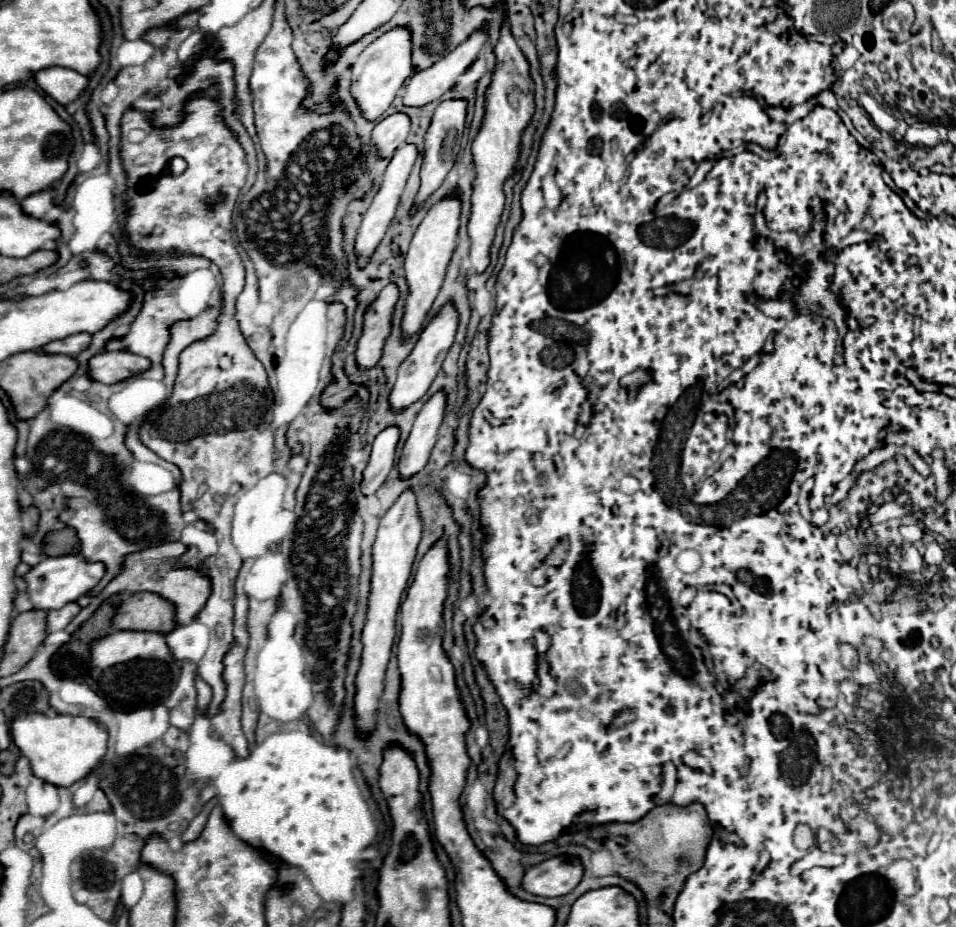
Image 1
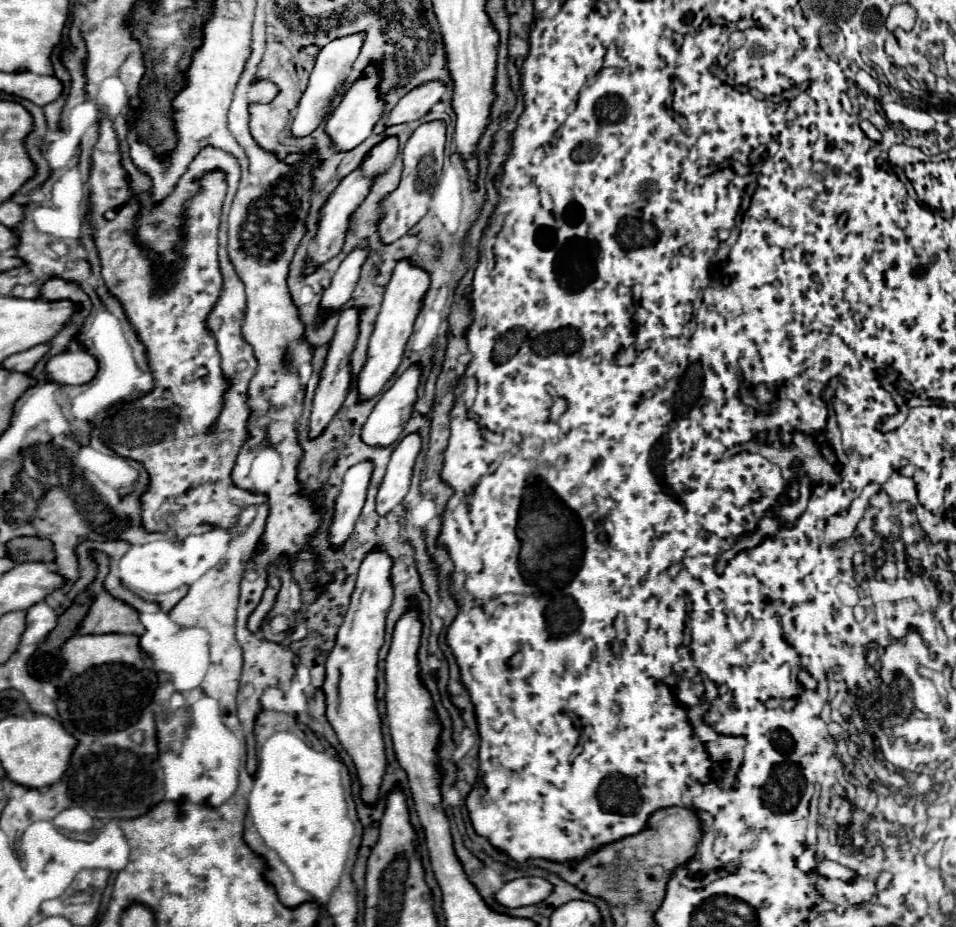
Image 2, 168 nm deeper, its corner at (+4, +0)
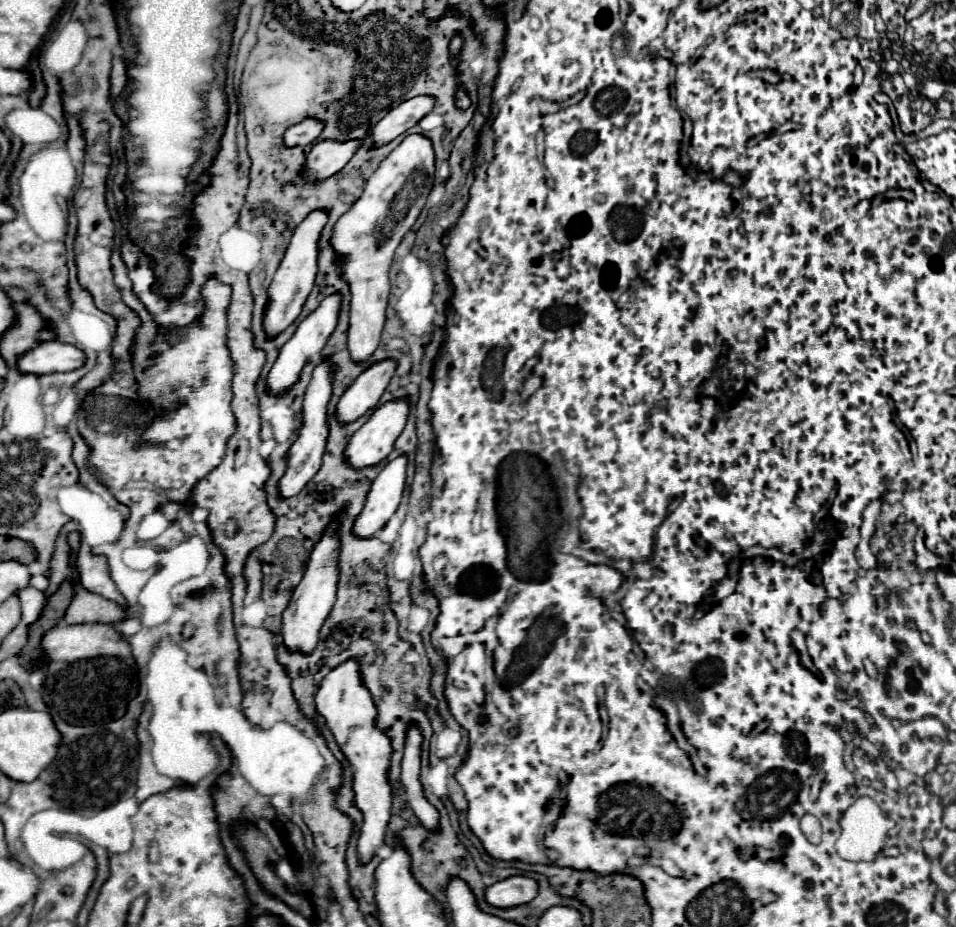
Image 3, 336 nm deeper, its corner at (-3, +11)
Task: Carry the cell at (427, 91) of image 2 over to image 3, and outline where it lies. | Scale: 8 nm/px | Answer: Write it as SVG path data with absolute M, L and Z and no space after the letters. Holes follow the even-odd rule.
M414 97L412 101L404 101L398 107L394 107L382 121L378 121L372 131L372 147L384 147L386 143L394 141L402 133L406 133L410 127L414 127L424 115L428 115L434 107L434 97Z

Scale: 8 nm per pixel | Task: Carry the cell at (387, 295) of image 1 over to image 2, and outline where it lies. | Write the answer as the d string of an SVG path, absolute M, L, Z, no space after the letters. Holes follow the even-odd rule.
M351 306L351 308L345 308L341 312L341 318L339 318L339 326L337 326L337 332L333 336L333 342L331 342L331 348L329 348L329 354L327 354L327 366L321 374L321 382L317 386L317 392L315 392L315 398L313 398L313 412L311 412L311 436L317 436L323 432L323 428L329 424L329 420L335 416L335 412L341 408L341 404L345 402L349 390L351 390L351 384L353 384L353 374L351 374L351 352L355 348L355 342L359 338L359 316L361 316L361 310Z

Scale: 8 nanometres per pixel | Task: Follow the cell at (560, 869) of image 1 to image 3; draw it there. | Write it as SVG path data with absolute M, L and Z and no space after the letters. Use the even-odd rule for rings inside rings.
M522 875L508 877L504 881L498 881L490 887L486 887L486 903L498 909L510 909L530 903L538 893L538 885Z

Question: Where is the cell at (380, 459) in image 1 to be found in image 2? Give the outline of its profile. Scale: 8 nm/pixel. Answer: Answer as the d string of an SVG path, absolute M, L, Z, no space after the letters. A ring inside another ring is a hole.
M363 460L359 468L349 468L343 486L341 486L341 496L335 502L335 518L333 518L333 528L329 530L329 542L333 548L343 546L343 542L351 536L353 526L357 516L361 514L361 508L367 498L367 488L371 482L373 474L373 464L371 460Z

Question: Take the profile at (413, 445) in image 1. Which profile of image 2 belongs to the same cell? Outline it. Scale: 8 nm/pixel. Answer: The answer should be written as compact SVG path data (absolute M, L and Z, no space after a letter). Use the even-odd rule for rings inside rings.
M417 432L407 434L393 450L383 484L379 486L379 492L377 492L377 512L379 514L391 512L395 506L401 504L401 500L409 492L413 466L419 456L419 450L421 450L421 436Z

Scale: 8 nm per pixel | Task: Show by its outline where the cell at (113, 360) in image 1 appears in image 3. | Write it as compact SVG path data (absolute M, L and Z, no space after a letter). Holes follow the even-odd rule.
M42 341L34 349L18 357L18 371L30 375L64 373L78 369L84 363L84 353L78 347L60 341Z

